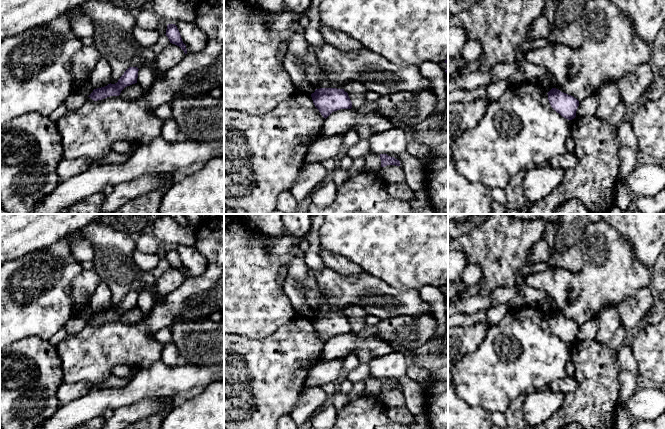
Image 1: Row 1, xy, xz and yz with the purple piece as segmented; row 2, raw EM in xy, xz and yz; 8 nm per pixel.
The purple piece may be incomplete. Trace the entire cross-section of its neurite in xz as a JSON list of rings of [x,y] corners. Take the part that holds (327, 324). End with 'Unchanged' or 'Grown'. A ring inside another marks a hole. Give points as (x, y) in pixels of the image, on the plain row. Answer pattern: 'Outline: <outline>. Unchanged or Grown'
Outline: [[[320,312],[316,313],[311,321],[315,331],[325,343],[334,335],[352,332],[352,326],[344,313]]]. Unchanged

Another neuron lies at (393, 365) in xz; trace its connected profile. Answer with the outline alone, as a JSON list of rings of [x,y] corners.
[[[395,350],[390,354],[373,358],[367,364],[372,377],[400,378],[405,376],[407,363],[405,353]]]

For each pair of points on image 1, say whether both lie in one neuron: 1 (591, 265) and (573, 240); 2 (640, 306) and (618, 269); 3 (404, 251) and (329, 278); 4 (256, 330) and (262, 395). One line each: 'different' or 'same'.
1: different
2: different
3: different
4: different

